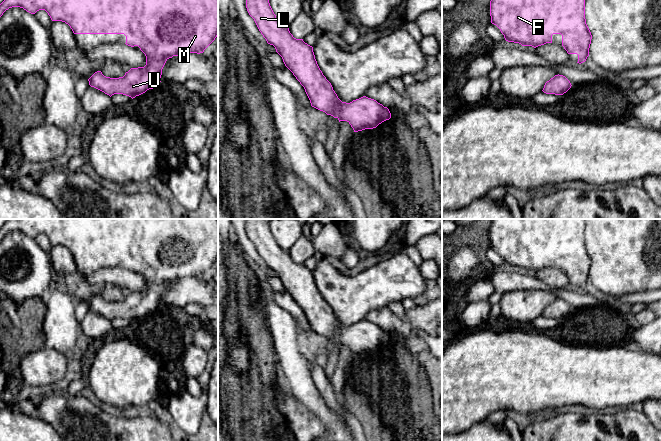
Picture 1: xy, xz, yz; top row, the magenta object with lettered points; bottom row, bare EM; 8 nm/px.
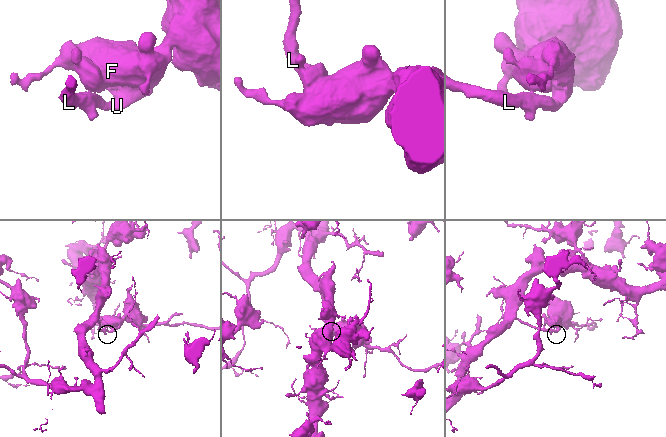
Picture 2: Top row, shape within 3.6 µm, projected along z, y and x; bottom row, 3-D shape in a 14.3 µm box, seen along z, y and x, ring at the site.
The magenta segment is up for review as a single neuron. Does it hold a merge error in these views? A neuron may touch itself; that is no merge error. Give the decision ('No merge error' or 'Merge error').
No merge error

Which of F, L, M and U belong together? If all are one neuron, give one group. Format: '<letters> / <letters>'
F L M U

